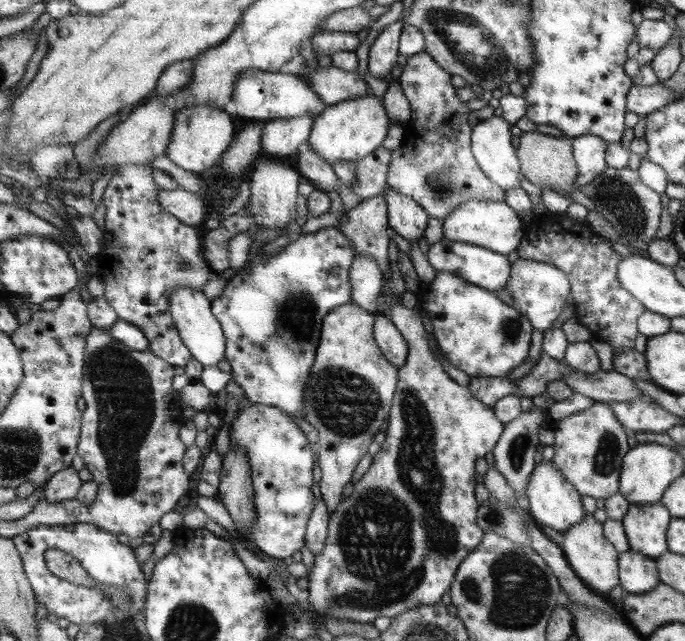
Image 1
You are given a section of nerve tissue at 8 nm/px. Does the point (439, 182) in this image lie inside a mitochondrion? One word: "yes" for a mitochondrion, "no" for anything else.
yes

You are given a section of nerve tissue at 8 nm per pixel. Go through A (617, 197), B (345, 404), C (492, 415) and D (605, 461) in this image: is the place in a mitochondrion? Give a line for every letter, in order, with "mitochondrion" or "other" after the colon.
A: mitochondrion
B: mitochondrion
C: other
D: mitochondrion

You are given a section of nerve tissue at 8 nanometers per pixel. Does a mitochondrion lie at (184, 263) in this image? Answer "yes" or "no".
yes

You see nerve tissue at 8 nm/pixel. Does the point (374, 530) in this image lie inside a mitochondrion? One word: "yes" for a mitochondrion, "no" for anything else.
yes

